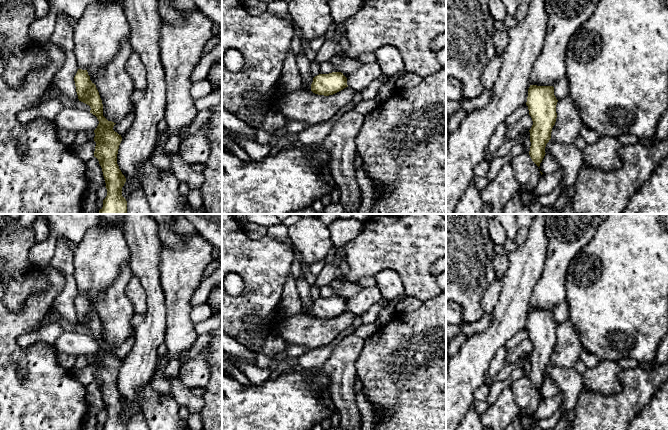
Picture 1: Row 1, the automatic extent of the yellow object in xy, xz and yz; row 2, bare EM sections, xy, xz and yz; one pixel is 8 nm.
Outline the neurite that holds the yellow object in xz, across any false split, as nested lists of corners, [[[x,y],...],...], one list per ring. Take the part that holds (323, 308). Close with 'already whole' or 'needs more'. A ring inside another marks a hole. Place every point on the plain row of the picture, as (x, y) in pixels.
[[[341,296],[319,298],[313,302],[311,315],[318,319],[333,319],[348,311],[347,302]]] | already whole

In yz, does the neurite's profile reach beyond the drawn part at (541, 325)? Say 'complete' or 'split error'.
complete

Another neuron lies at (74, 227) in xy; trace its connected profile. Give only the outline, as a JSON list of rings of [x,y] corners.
[[[45,214],[50,224],[50,235],[43,242],[35,243],[29,252],[30,263],[38,268],[50,266],[50,261],[55,254],[58,239],[63,236],[78,244],[86,233],[100,222],[101,214]]]

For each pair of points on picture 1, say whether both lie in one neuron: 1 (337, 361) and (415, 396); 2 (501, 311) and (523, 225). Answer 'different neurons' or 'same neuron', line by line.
1: different neurons
2: different neurons

